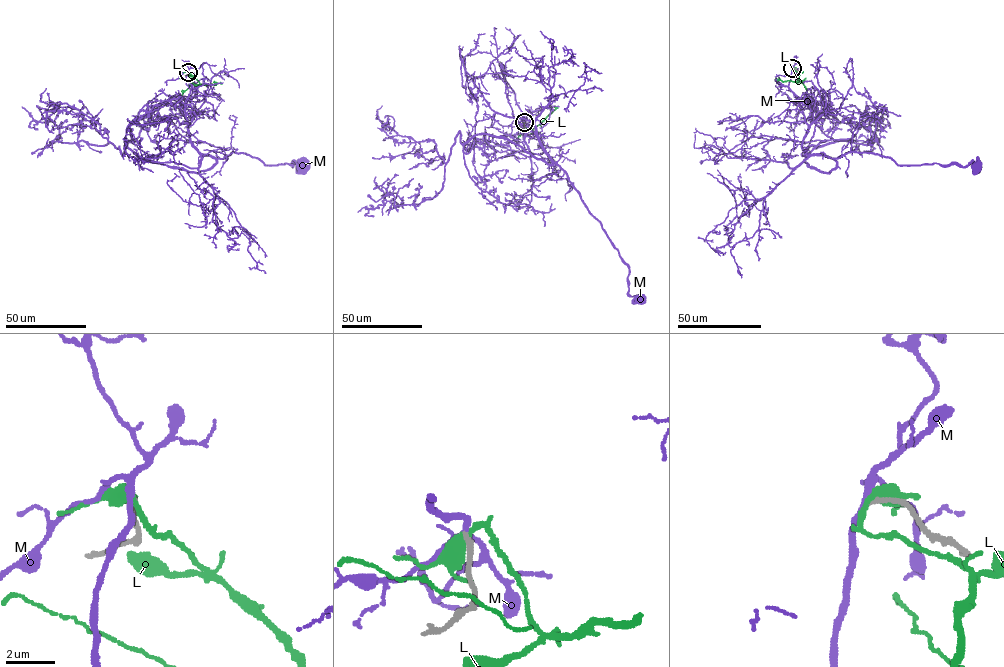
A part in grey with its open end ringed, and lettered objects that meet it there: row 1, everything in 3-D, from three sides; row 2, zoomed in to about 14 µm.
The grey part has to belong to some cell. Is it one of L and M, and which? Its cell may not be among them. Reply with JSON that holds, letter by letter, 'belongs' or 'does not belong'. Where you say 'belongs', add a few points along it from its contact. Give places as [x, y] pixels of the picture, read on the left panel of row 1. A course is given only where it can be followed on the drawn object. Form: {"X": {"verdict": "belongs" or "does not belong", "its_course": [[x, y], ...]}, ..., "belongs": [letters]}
{"L": {"verdict": "does not belong"}, "M": {"verdict": "does not belong"}, "belongs": []}

